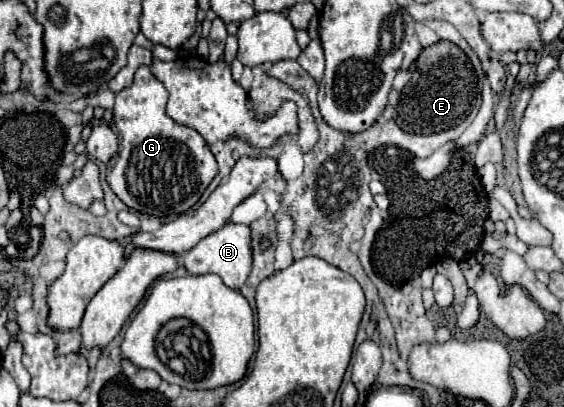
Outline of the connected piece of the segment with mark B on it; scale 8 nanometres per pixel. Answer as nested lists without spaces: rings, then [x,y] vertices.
[[[233,222],[225,224],[217,232],[209,234],[195,248],[191,248],[187,254],[183,254],[183,266],[187,268],[189,274],[217,274],[233,290],[239,290],[245,284],[245,280],[251,272],[251,264],[253,264],[251,230],[245,224],[233,224]]]

